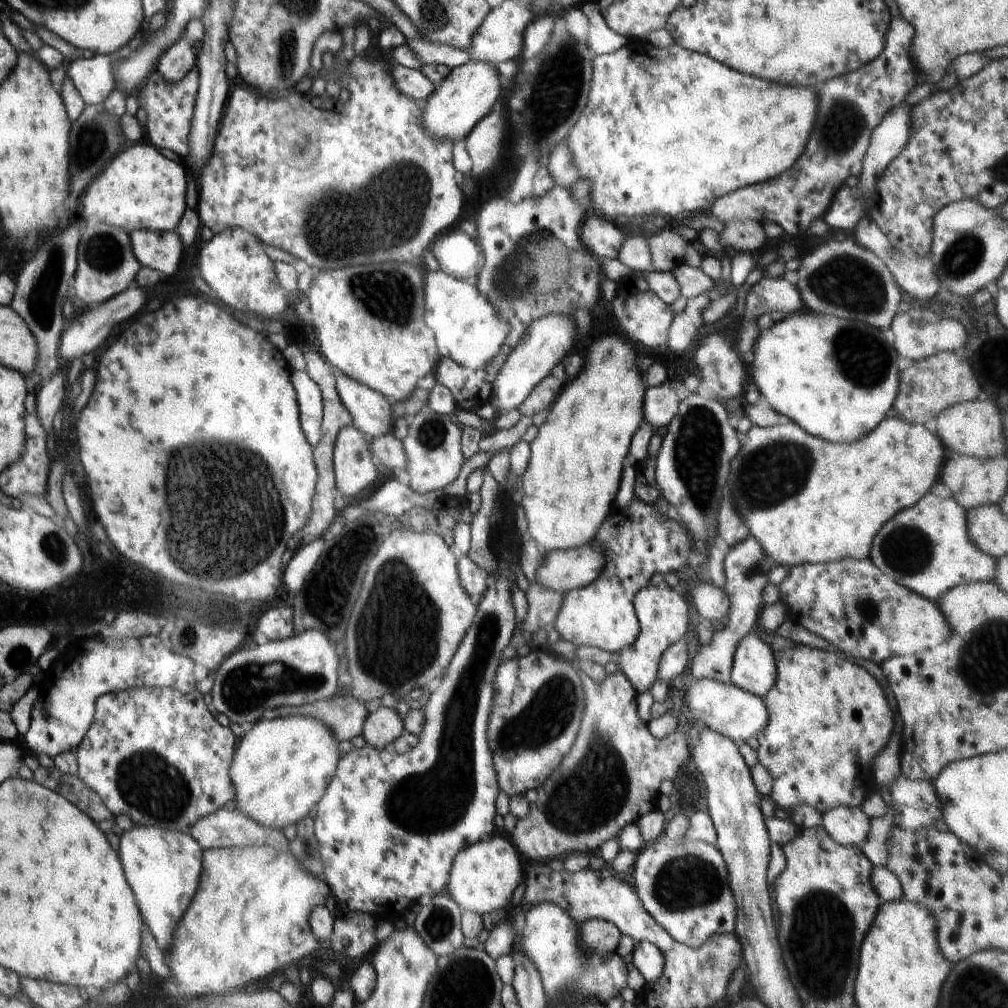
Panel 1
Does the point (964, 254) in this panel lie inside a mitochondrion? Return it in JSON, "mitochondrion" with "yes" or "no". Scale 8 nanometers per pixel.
{"mitochondrion":"yes"}

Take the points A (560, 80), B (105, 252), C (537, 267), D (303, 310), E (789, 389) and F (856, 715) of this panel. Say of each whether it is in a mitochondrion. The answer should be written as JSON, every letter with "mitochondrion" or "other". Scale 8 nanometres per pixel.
{"A":"mitochondrion","B":"mitochondrion","C":"mitochondrion","D":"other","E":"other","F":"other"}

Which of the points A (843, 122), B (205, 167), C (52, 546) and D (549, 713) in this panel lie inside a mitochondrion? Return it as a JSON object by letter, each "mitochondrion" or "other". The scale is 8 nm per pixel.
{"A":"mitochondrion","B":"other","C":"mitochondrion","D":"mitochondrion"}

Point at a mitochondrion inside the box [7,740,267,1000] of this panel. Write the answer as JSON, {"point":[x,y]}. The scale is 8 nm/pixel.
{"point":[158,789]}

